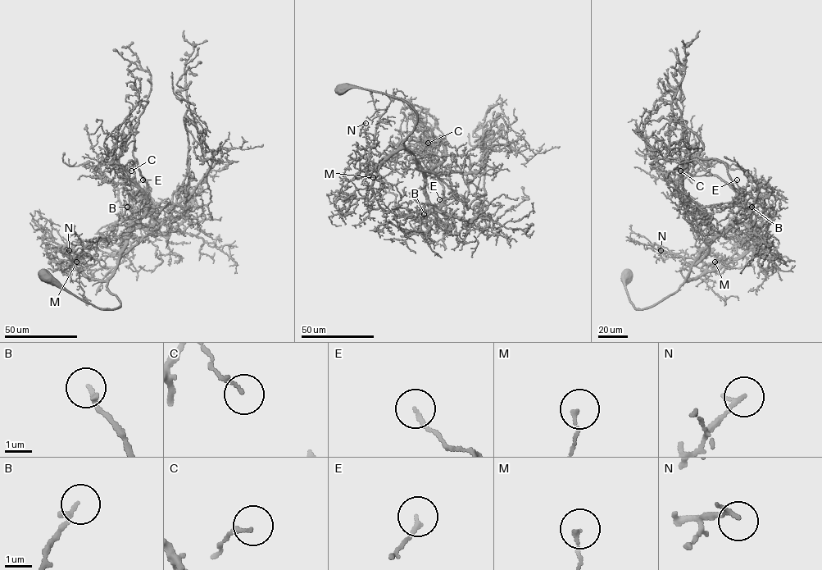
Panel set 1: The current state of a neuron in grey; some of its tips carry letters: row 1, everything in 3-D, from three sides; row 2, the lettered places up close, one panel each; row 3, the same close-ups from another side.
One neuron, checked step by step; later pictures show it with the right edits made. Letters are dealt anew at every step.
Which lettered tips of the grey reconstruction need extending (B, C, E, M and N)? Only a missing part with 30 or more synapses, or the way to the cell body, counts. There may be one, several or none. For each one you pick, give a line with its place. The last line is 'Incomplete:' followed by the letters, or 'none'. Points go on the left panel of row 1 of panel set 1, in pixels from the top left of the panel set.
Incomplete: none

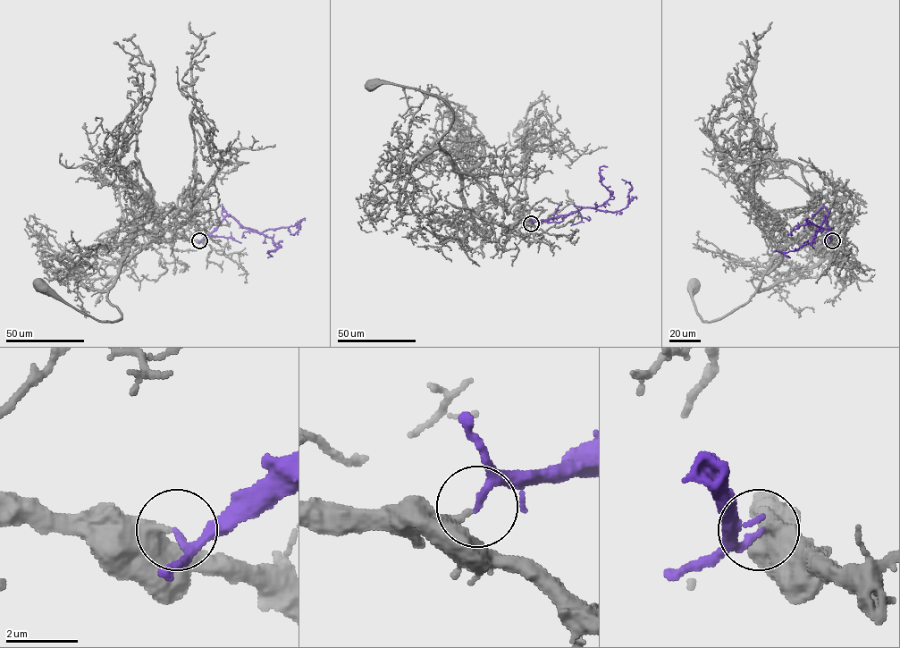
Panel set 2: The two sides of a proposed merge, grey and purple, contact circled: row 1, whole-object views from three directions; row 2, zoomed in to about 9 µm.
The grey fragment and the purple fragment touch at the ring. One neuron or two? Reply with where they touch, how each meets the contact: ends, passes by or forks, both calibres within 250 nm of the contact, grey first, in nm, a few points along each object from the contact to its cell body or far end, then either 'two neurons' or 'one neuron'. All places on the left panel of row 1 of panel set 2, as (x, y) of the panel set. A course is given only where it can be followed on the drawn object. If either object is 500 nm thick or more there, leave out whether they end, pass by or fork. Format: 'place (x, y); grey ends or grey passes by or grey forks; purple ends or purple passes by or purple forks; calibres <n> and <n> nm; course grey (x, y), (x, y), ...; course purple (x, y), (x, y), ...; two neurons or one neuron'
place (199, 240); grey ends; purple ends; calibres 400 and 190 nm; course grey (199, 240), (171, 244), (161, 236), (127, 260), (108, 290), (121, 314), (113, 322), (40, 285); course purple (199, 240), (206, 237), (227, 215), (243, 226), (262, 232), (297, 224), (299, 229), (290, 234); one neuron

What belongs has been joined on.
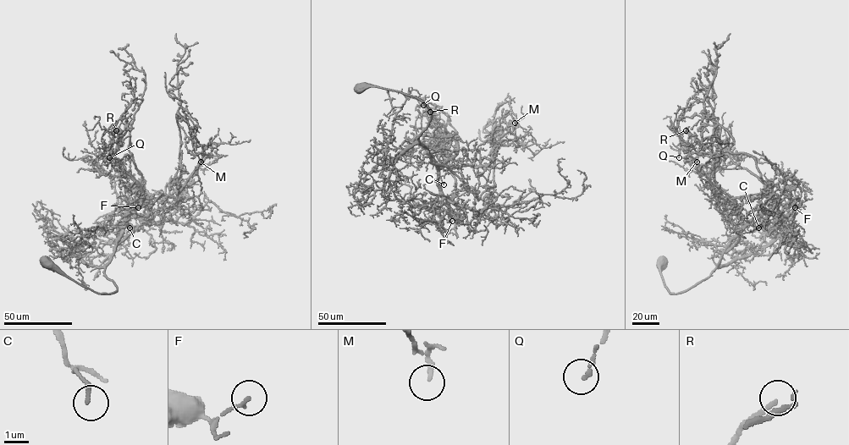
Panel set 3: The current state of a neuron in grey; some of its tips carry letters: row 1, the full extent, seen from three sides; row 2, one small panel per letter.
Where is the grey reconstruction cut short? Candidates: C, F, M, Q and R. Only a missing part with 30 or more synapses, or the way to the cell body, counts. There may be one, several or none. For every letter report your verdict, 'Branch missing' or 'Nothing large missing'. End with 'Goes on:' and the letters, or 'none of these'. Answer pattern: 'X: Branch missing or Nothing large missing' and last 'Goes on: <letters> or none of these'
C: Nothing large missing
F: Nothing large missing
M: Nothing large missing
Q: Nothing large missing
R: Branch missing
Goes on: R

